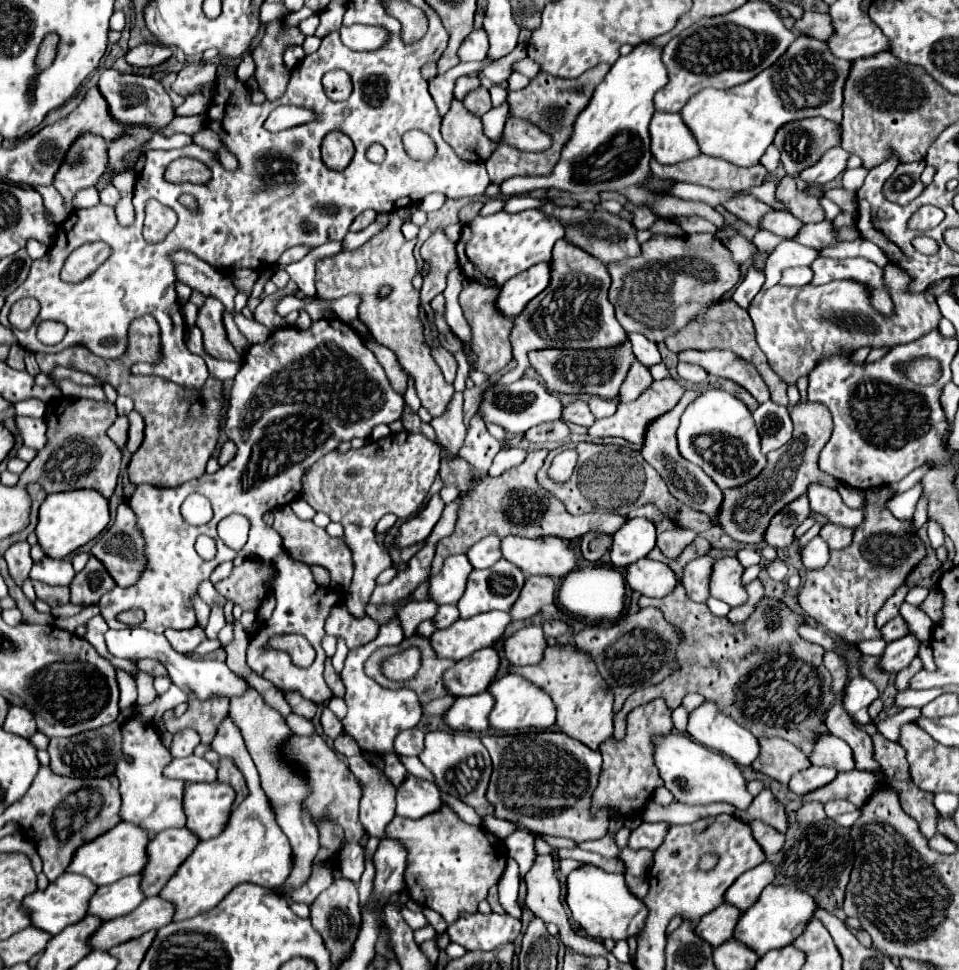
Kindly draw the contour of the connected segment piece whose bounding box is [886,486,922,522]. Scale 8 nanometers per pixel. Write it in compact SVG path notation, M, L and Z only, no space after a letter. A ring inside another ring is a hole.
M914 486L914 488L910 488L910 490L906 490L906 492L890 498L890 500L886 502L886 508L892 512L894 518L898 518L898 520L902 520L902 522L912 522L910 514L914 516L916 504L918 504L918 500L920 500L920 490L922 490L920 486L918 486L918 488Z

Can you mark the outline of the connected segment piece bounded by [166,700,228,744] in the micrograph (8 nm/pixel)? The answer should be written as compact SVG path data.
M188 700L188 710L180 718L168 718L168 732L192 728L200 734L204 744L210 744L216 736L220 720L228 714L228 700Z

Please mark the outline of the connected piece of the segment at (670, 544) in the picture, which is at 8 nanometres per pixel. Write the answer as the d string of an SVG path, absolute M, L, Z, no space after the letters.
M674 528L672 532L664 532L658 534L658 542L656 546L662 550L662 554L666 558L678 558L682 554L682 550L696 538L696 532L690 530L682 530L682 528Z

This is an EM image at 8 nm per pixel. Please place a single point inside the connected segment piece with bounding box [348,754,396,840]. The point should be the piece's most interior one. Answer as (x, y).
(377, 805)

